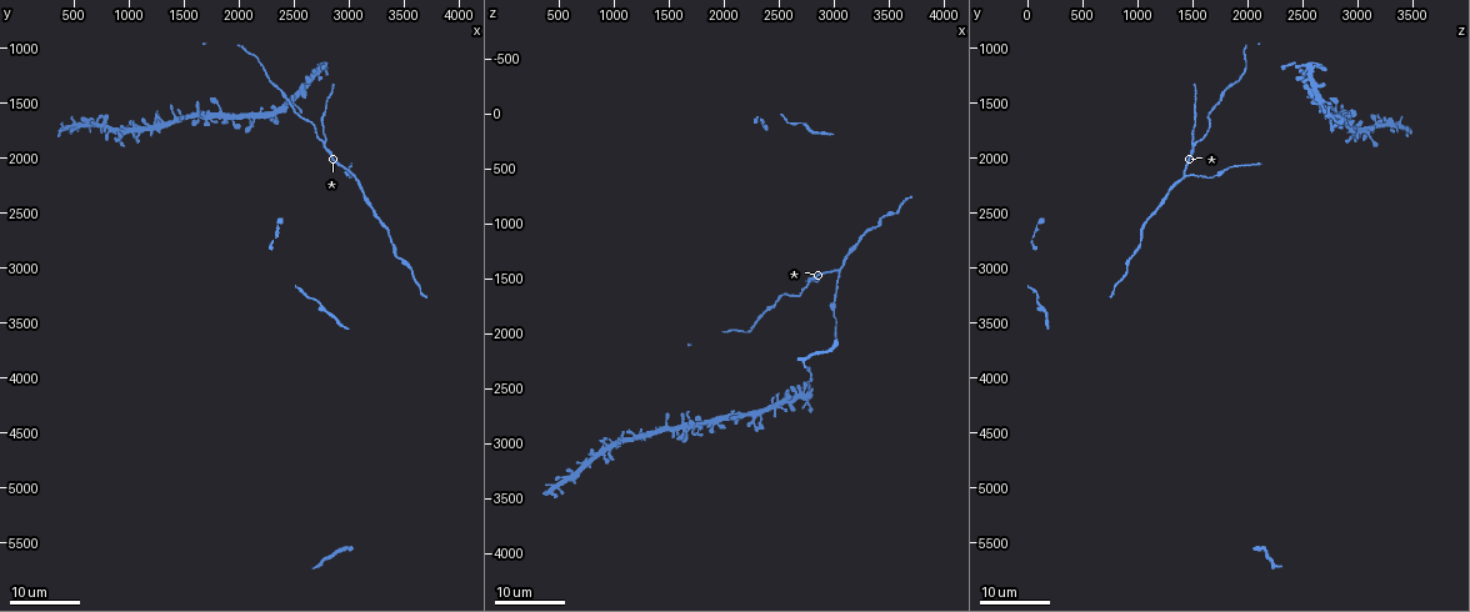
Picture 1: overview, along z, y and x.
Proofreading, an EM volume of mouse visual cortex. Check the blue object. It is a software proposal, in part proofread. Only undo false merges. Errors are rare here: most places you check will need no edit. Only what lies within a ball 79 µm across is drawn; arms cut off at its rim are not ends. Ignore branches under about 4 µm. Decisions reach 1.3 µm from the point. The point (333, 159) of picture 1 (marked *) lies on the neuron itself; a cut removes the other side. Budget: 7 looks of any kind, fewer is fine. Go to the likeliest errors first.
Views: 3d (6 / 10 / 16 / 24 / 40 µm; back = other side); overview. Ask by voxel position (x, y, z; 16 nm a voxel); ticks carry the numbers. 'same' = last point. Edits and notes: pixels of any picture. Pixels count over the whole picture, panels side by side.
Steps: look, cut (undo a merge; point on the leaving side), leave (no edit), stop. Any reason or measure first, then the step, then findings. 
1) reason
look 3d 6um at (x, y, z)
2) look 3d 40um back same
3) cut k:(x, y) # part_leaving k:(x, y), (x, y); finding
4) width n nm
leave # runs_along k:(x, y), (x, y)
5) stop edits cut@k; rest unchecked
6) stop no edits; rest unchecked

arms part here
look 3d 16um at (3040, 2140, 1440)

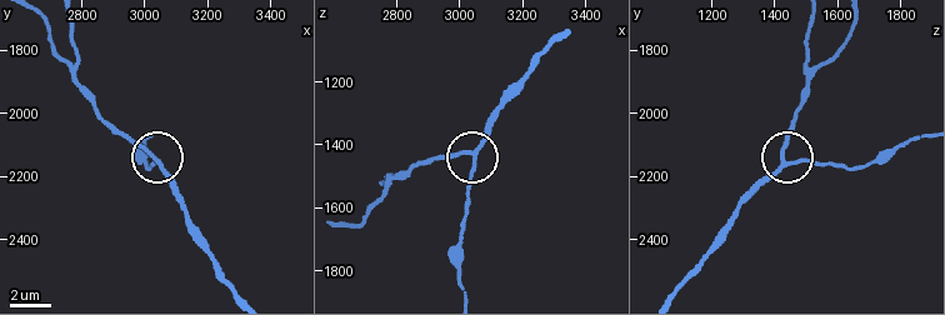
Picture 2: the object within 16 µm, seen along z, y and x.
look 3d 10um at (3040, 2150, 1440)

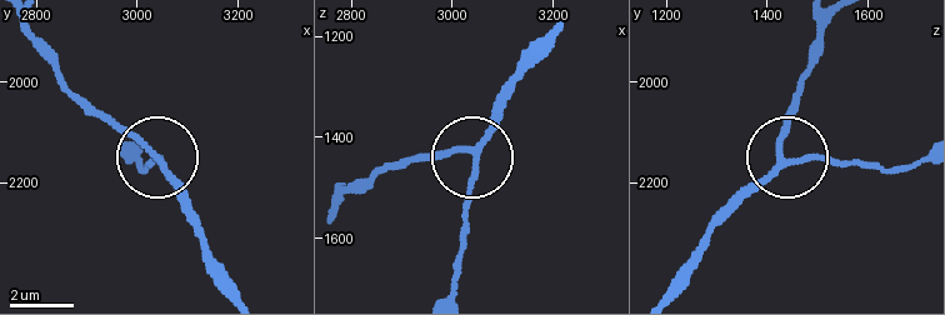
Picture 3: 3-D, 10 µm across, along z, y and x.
width 160 nm
leave # all the same neuron

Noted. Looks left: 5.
look 3d 16um at (1840, 1540, 2800)

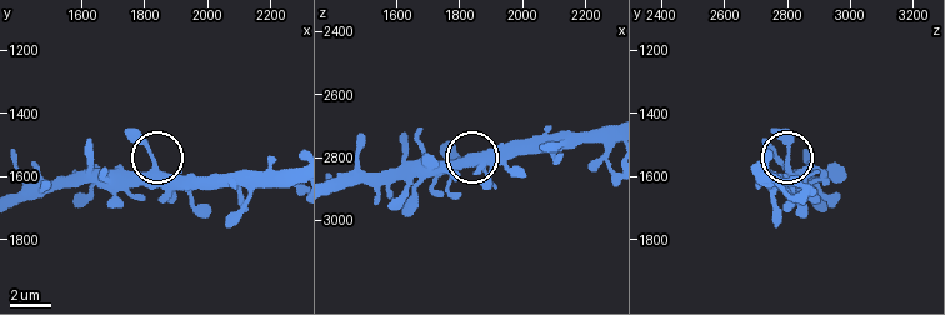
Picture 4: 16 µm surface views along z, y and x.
look 3d 10um at (1830, 1560, 2800)

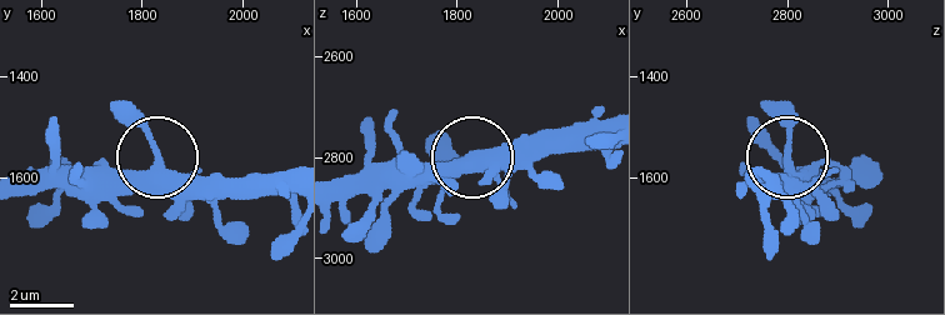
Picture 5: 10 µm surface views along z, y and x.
side_arm 16 um
leave # runs_along 5:(294, 173), (254, 180), (181, 178), (111, 103); continuous, no second neuron

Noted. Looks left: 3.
arms part here
look 3d 24um at (2780, 1860, 1500)

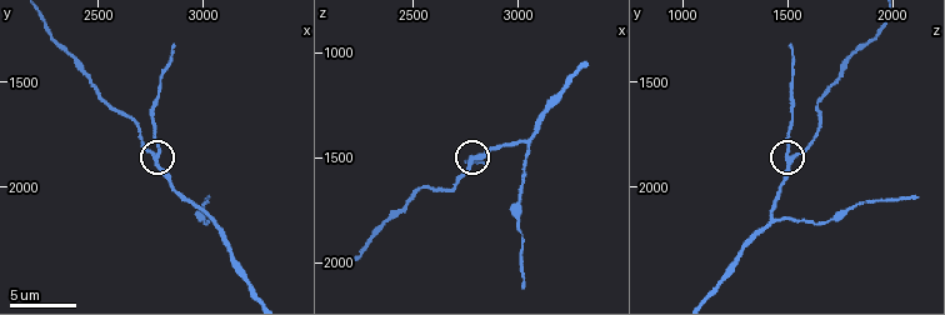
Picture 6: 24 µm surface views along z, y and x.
look 3d 6um at (2780, 1850, 1530)

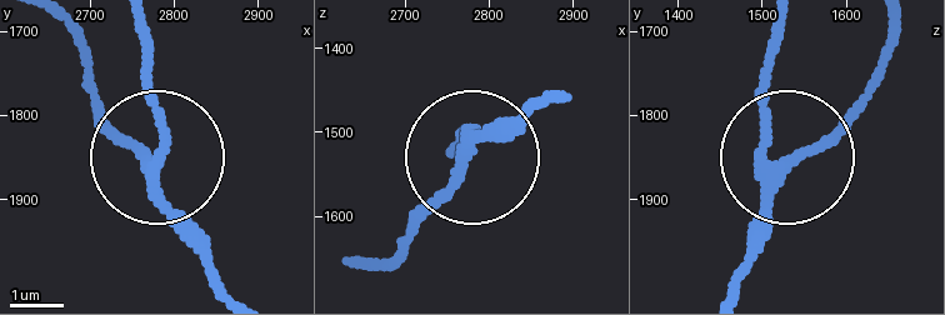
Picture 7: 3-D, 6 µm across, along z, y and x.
side_arm 10 um
leave # runs_along 7:(219, 284), (151, 168), (165, 126), (151, 38); one neuron here

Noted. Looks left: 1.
stop no edits; rest unchecked

